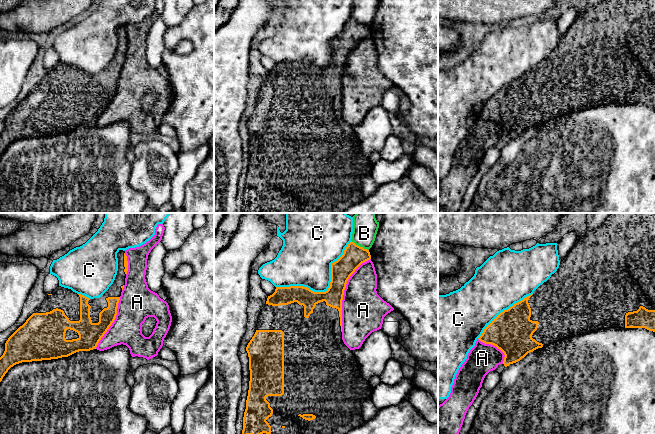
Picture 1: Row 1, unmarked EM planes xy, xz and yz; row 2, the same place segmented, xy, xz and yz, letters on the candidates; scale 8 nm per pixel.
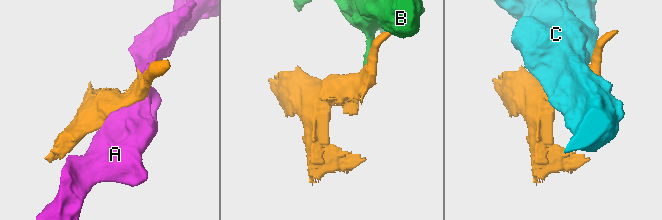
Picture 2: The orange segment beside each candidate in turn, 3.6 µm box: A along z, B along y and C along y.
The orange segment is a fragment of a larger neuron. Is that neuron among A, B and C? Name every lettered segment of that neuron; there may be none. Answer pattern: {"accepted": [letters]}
{"accepted": []}

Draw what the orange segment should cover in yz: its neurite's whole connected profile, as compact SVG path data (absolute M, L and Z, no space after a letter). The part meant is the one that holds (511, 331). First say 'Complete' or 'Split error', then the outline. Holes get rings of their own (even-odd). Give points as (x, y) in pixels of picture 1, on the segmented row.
Split error. M613 213L600 227L587 231L584 237L576 241L570 253L560 263L557 271L546 282L540 285L532 295L525 297L509 309L501 312L487 325L478 339L485 344L491 344L500 349L505 355L503 364L507 367L544 345L564 338L574 337L581 333L607 328L645 328L655 332L655 213Z

